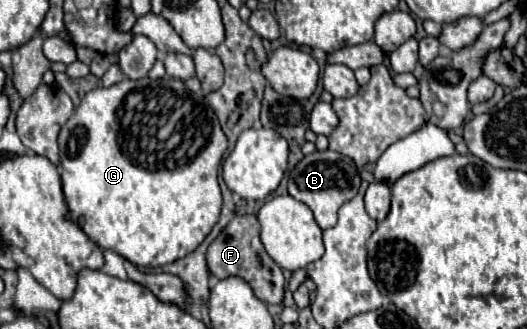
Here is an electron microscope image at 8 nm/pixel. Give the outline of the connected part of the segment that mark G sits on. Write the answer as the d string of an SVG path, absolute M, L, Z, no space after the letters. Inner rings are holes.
M142 78L142 80L122 80L116 86L110 88L96 88L90 90L80 106L74 110L74 114L68 118L68 122L62 126L60 136L58 136L58 144L60 144L60 156L62 156L62 190L66 196L66 204L70 210L70 218L74 222L78 222L82 226L82 230L102 248L102 250L112 250L118 256L130 260L136 266L142 268L150 268L150 266L164 266L170 264L178 258L188 256L192 250L196 250L196 246L200 246L200 242L210 234L212 226L218 222L220 216L220 208L222 208L222 194L220 194L220 186L218 186L218 168L222 162L222 156L228 148L228 138L224 136L224 132L220 130L220 122L214 114L214 110L208 106L208 102L204 98L198 98L196 94L192 94L182 80L178 78L160 78L160 80L150 80L150 78ZM136 92L136 110L128 110L126 108L126 98Z

